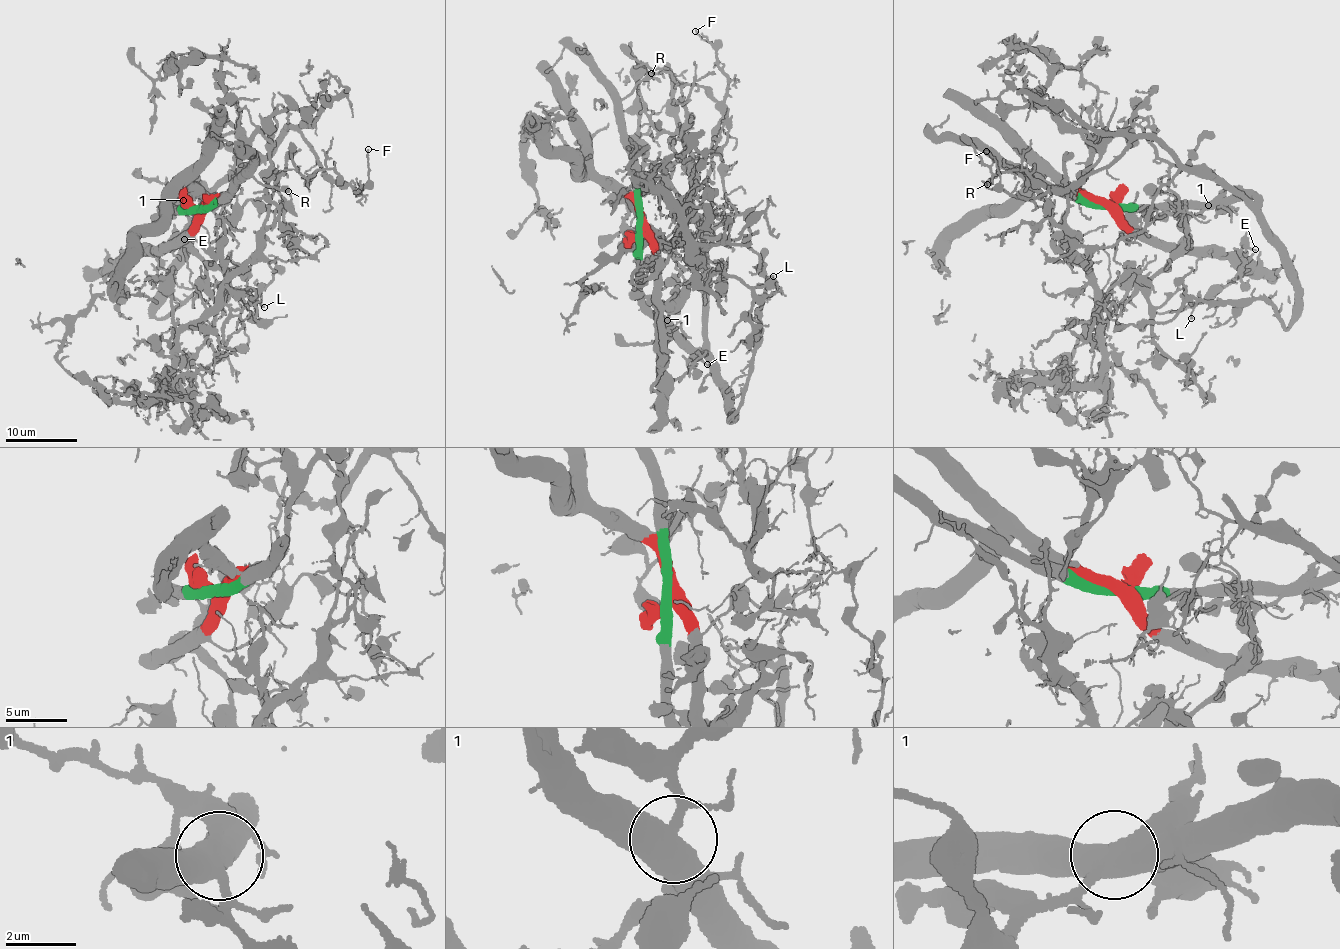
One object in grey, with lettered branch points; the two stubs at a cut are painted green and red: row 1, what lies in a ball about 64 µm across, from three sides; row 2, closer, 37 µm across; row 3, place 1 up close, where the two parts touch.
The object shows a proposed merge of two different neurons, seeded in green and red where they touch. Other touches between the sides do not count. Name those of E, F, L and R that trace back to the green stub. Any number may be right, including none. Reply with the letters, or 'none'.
F, L, R

